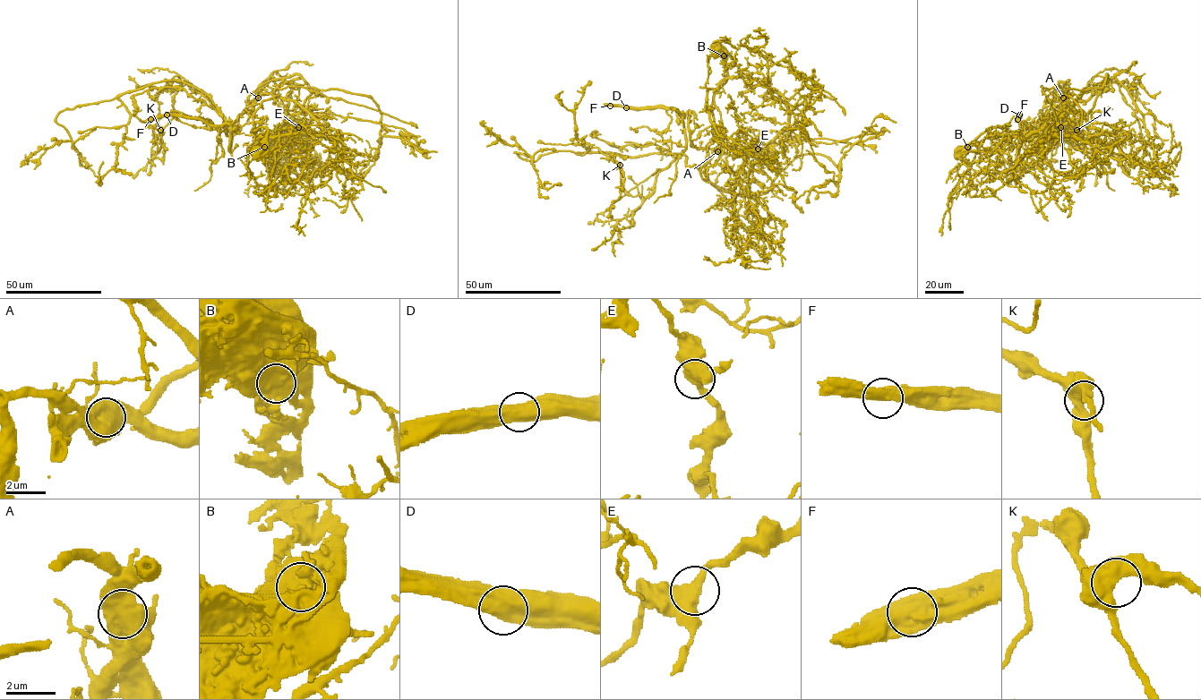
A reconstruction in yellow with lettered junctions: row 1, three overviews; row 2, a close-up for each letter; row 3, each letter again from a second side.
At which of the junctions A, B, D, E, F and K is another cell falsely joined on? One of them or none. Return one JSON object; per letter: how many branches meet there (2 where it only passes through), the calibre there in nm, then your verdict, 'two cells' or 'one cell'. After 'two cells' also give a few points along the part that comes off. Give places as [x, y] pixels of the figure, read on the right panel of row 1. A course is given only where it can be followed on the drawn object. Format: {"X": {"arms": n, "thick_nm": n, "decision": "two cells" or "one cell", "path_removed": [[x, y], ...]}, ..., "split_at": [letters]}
{"A": {"arms": 2, "thick_nm": 800, "decision": "two cells", "path_removed": [[1063, 98], [1055, 140], [1038, 150], [1025, 123], [1056, 132], [1083, 93], [1115, 82], [1161, 178]]}, "B": {"arms": 2, "thick_nm": 800, "decision": "one cell"}, "D": {"arms": 2, "thick_nm": 650, "decision": "one cell"}, "E": {"arms": 2, "thick_nm": 600, "decision": "one cell"}, "F": {"arms": 2, "thick_nm": 700, "decision": "one cell"}, "K": {"arms": 2, "thick_nm": 650, "decision": "one cell"}, "split_at": ["A"]}

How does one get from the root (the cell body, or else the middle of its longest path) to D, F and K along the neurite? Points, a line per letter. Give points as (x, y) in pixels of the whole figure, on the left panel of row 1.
D: (258, 151), (267, 129), (253, 131), (252, 122), (232, 136), (228, 150), (228, 125), (167, 115)
F: (258, 151), (267, 129), (253, 131), (252, 122), (232, 136), (228, 150), (227, 123), (182, 115), (150, 119)
K: (258, 151), (267, 134), (253, 130), (261, 103), (227, 135), (220, 110), (182, 81), (116, 98), (160, 130)

